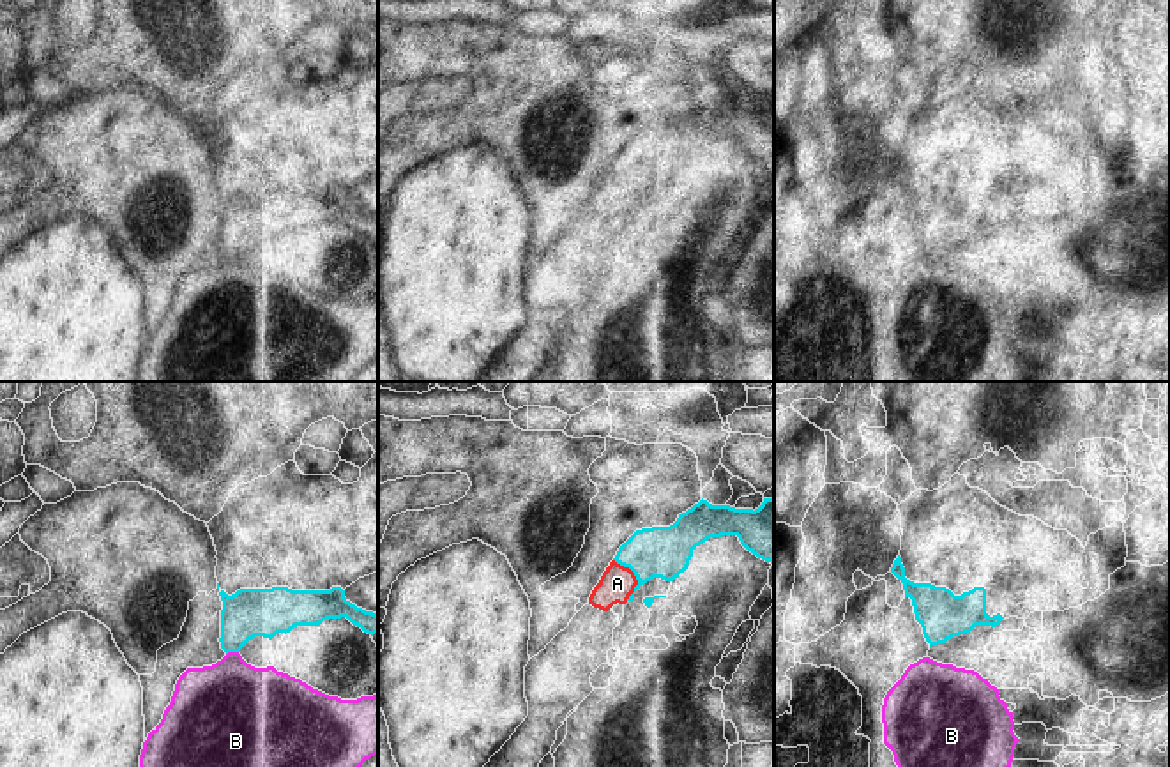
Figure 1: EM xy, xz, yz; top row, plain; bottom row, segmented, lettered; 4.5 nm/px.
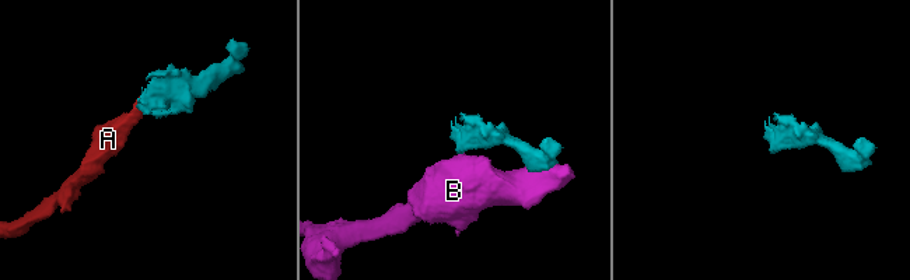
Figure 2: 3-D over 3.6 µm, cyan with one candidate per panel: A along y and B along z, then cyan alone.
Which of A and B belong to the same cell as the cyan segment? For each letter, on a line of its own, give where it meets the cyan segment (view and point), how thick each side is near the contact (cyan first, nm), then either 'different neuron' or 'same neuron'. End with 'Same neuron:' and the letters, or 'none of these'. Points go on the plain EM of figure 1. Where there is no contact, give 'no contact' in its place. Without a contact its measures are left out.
A: xz (635, 179) | 240/160 nm | same neuron
B: xy (232, 255) | 220/400 nm | different neuron
Same neuron: A

